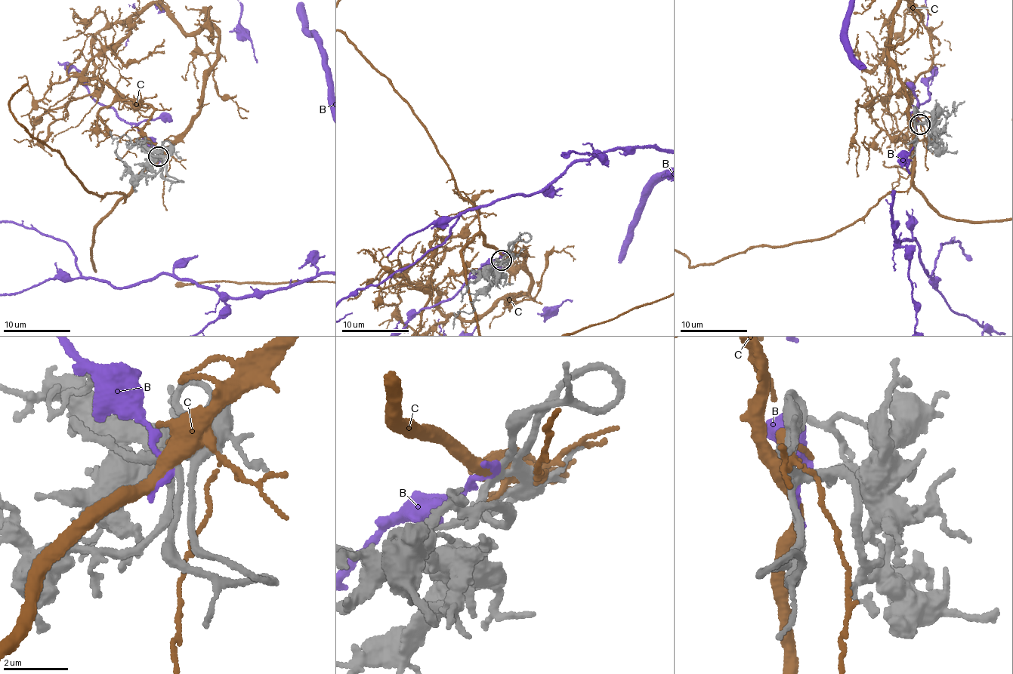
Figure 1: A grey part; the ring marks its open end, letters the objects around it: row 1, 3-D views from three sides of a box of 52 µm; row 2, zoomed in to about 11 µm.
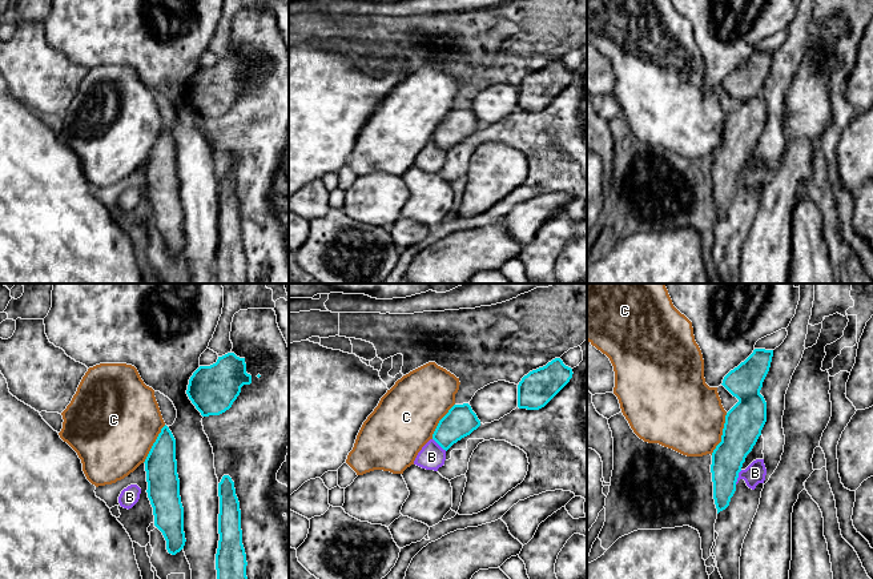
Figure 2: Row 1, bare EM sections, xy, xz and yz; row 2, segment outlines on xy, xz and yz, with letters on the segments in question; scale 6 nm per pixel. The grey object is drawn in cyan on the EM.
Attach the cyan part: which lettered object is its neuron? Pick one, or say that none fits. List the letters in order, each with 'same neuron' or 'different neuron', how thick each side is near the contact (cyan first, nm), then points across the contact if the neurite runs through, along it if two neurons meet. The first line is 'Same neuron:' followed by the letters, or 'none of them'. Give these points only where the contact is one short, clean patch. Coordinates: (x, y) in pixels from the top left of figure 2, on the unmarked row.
Same neuron: none of them
B: different neuron | 200/120 nm
C: different neuron | 220/440 nm

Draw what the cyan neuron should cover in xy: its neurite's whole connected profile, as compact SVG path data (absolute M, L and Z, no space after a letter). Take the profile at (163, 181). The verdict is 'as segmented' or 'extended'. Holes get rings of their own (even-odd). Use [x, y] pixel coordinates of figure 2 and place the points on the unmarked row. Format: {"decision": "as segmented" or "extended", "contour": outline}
{"decision": "as segmented", "contour": "M166 126L161 130L144 165L154 228L162 234L168 254L176 257L184 250L186 241L177 176L176 141Z"}

